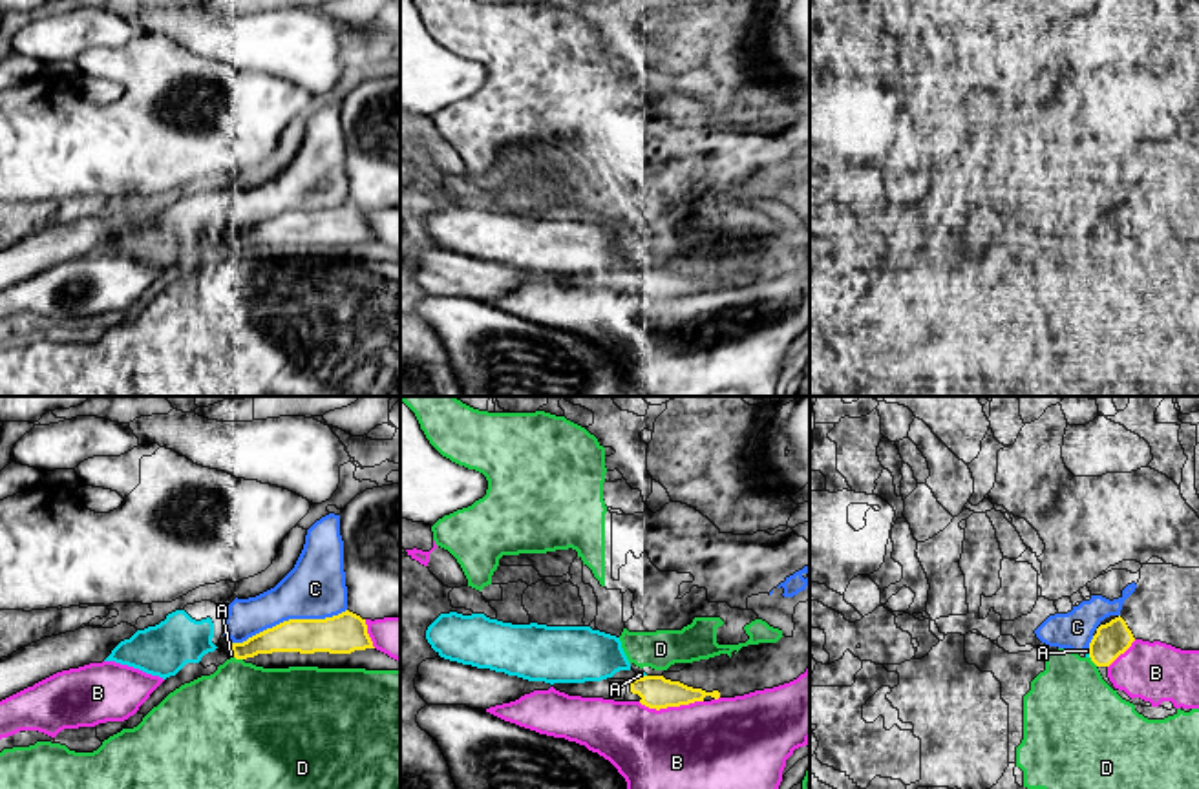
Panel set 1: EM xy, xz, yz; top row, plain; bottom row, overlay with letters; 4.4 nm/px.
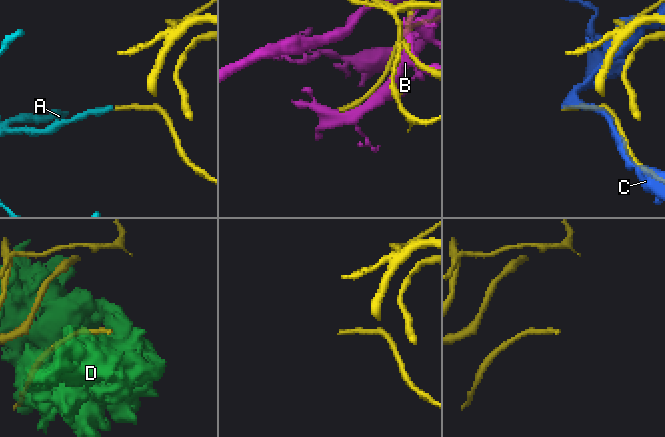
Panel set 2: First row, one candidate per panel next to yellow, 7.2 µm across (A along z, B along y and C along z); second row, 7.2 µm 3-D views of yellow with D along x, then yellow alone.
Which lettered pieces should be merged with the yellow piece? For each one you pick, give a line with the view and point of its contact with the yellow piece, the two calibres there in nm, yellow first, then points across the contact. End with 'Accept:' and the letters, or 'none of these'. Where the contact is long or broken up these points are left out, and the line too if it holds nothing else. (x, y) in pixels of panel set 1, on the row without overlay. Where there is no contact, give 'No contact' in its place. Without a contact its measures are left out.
Accept: none of these

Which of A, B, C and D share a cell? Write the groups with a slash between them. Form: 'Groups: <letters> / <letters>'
Groups: A C / B / D

